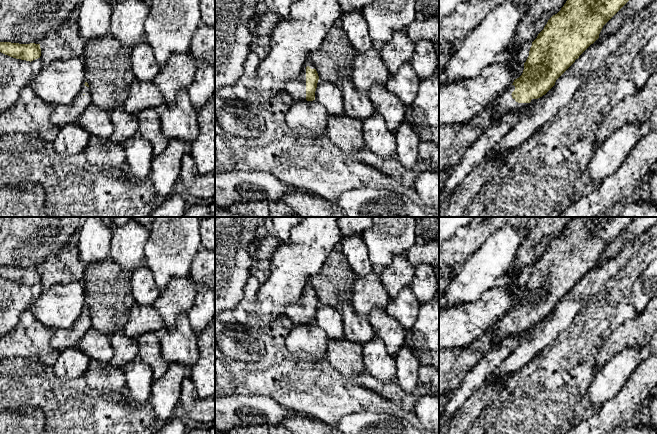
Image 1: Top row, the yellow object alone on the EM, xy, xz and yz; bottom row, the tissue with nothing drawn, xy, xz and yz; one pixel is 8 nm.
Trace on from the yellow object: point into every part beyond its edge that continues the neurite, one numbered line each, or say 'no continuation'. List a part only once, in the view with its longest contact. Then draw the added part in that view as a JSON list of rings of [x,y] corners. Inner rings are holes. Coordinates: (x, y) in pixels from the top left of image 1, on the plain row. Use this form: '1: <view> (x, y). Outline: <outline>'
1: xz (296, 312). Outline: [[[307,282],[303,288],[301,298],[290,304],[286,310],[285,315],[292,322],[293,326],[300,326],[306,324],[306,291],[309,290],[311,293],[315,293],[315,290],[310,282]]]

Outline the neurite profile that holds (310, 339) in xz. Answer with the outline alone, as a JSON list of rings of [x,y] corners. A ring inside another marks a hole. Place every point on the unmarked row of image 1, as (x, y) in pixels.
[[[316,324],[293,326],[286,337],[286,347],[291,353],[306,353],[313,358],[327,356],[329,338]]]

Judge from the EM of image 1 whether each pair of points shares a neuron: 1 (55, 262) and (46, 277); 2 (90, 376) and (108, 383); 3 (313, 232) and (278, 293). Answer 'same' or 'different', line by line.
1: same
2: same
3: same

